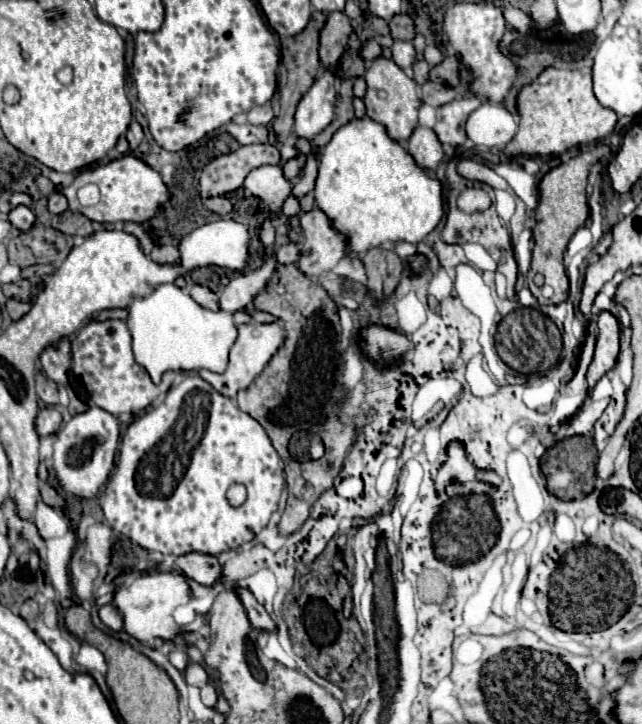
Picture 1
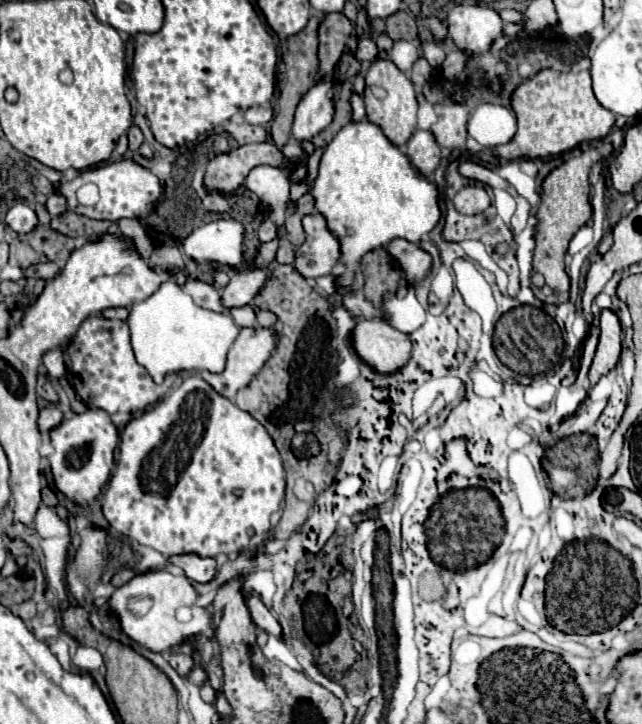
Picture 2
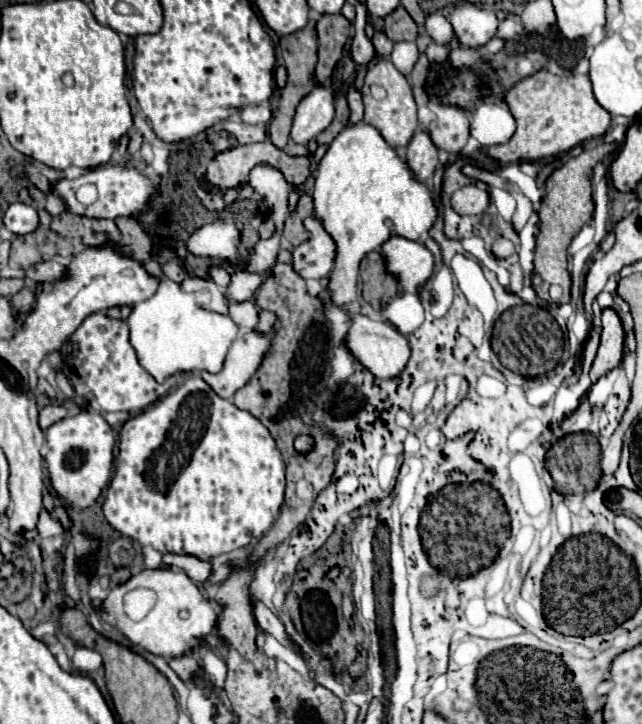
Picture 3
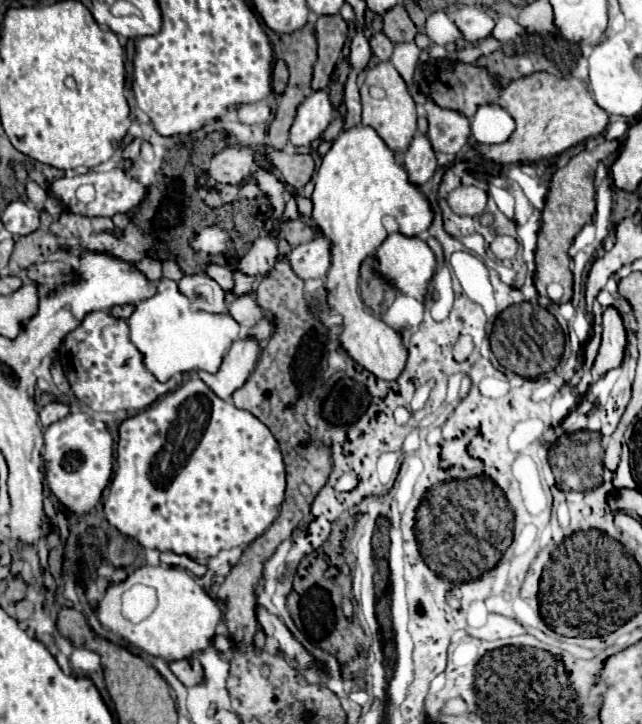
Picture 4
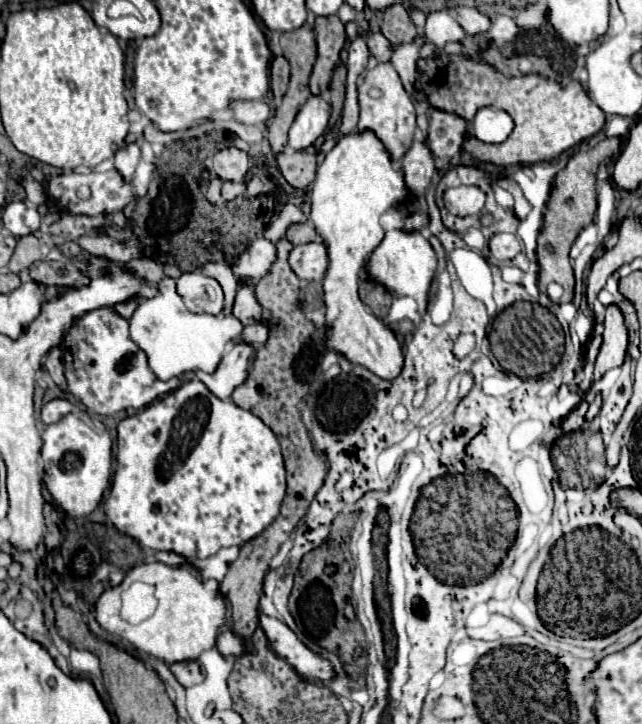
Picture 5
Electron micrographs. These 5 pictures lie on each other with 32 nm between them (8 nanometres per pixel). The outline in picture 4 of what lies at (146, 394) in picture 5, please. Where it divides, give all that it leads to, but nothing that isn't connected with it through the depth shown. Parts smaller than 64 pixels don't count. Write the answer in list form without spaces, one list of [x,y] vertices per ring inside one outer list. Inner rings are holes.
[[[90,312],[84,316],[78,328],[64,338],[60,360],[74,396],[92,412],[138,412],[178,384],[174,378],[162,384],[144,368],[144,356],[130,342],[126,320],[114,318],[110,312]]]

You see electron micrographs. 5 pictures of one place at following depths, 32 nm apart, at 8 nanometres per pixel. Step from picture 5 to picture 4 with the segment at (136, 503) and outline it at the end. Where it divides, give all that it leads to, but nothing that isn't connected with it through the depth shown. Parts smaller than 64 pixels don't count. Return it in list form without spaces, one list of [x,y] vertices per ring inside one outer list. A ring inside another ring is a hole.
[[[198,376],[190,378],[174,392],[168,392],[160,400],[152,402],[148,408],[144,408],[136,416],[126,418],[120,424],[118,434],[120,434],[120,438],[118,438],[118,454],[116,454],[116,472],[114,472],[114,480],[110,484],[110,494],[104,500],[104,514],[112,526],[116,526],[122,534],[138,540],[144,548],[154,548],[158,552],[170,550],[170,552],[184,554],[194,560],[206,560],[210,556],[216,556],[220,550],[228,550],[234,546],[240,546],[240,548],[248,546],[252,540],[256,540],[260,534],[264,534],[268,530],[268,526],[276,520],[276,516],[280,512],[280,504],[284,500],[284,490],[286,490],[284,462],[282,462],[282,454],[280,454],[280,446],[278,446],[276,438],[272,436],[268,426],[264,426],[256,416],[252,416],[246,410],[236,408],[232,402],[220,400]]]

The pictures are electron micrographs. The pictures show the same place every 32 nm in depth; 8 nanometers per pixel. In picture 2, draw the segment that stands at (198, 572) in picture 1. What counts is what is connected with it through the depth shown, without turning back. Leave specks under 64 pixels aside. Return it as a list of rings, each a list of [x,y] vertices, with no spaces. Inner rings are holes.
[[[182,554],[182,556],[170,556],[170,564],[184,570],[184,574],[194,582],[210,582],[216,574],[216,562],[212,558],[200,558],[196,554]]]

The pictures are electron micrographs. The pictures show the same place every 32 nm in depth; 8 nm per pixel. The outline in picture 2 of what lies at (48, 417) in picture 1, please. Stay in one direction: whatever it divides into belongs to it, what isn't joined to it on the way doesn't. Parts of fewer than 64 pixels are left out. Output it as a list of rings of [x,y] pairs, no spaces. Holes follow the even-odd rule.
[[[54,404],[46,406],[40,410],[40,418],[38,418],[38,428],[42,434],[48,434],[48,430],[52,430],[54,426],[58,426],[62,422],[64,414],[62,410],[58,410]]]

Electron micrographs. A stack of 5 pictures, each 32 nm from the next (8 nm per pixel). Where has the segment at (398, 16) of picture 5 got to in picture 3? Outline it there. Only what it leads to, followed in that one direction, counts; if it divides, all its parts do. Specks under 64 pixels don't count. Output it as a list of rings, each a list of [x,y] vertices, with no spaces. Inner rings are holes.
[[[402,6],[396,8],[396,12],[390,12],[384,18],[384,34],[392,42],[410,40],[410,36],[412,36],[412,18],[408,16],[408,12]]]

